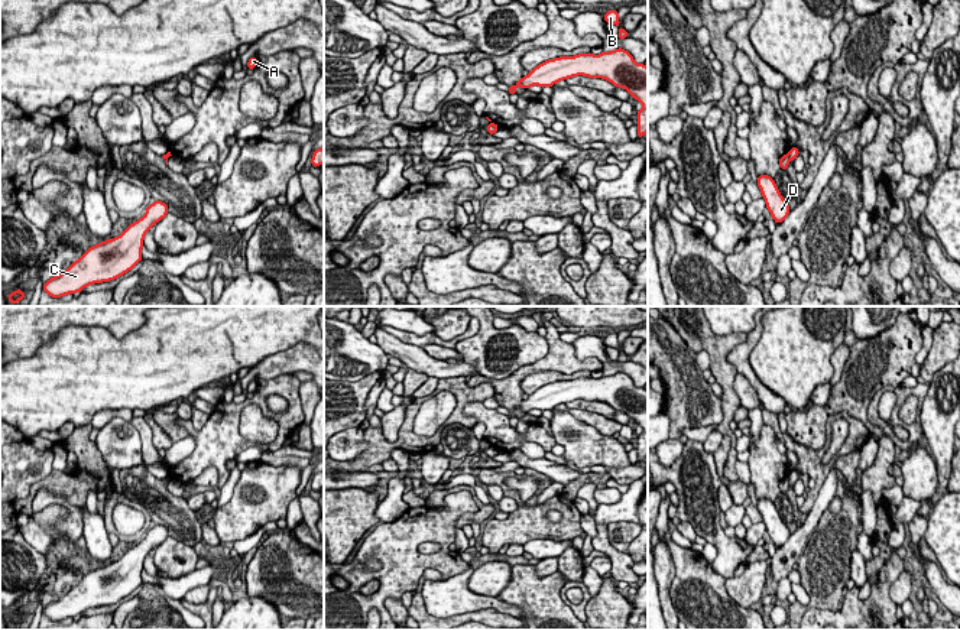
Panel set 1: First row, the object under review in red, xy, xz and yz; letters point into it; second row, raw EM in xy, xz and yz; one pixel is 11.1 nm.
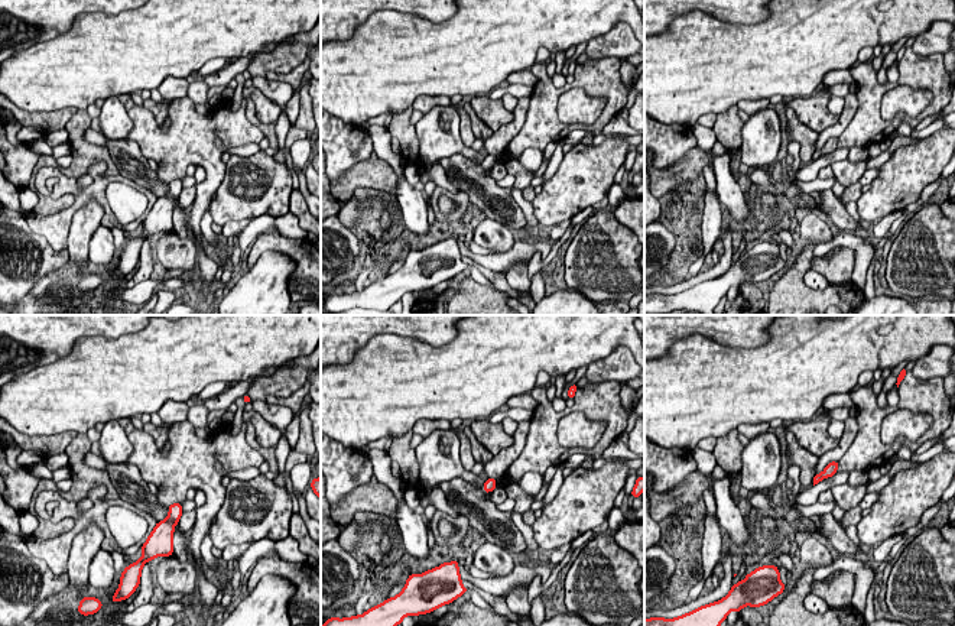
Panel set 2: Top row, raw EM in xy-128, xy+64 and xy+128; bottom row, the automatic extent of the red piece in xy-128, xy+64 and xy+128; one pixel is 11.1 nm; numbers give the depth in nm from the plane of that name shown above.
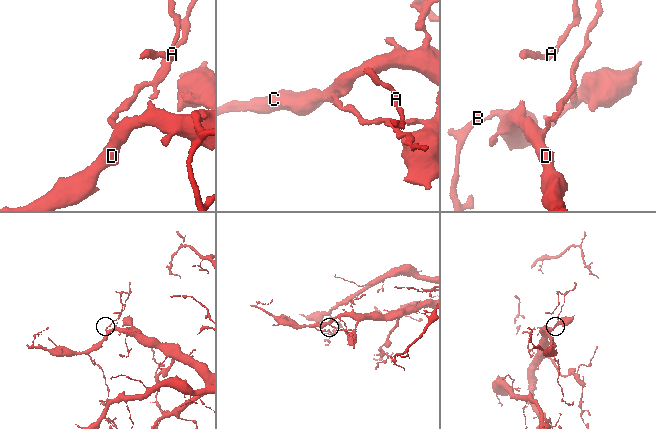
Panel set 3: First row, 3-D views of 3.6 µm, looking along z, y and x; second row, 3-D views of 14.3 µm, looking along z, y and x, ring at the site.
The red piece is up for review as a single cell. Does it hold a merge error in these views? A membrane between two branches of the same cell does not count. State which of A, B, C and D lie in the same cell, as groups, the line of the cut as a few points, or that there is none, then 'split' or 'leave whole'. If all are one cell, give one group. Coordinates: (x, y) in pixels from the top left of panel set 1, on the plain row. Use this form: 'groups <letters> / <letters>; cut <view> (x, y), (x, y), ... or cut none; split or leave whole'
groups A / B C D; cut yz (787, 479), (790, 481); split

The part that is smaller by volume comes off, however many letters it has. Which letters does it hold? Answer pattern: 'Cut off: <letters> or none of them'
Cut off: A

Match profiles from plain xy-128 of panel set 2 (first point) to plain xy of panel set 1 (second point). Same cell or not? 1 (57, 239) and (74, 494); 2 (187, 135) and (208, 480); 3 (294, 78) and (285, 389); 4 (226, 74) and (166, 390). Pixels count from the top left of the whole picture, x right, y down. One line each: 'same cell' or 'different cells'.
1: different cells
2: different cells
3: same cell
4: different cells

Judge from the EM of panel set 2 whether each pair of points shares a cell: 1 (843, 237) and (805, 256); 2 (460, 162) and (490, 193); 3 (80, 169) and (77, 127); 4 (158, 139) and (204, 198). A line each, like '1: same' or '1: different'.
1: different
2: same
3: same
4: same

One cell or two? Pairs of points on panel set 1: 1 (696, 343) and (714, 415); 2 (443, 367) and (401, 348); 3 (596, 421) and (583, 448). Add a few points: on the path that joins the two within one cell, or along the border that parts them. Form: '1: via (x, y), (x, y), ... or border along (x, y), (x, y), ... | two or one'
1: border along (673, 327), (696, 353) | two
2: via (433, 367), (411, 356) | one
3: border along (563, 409), (593, 425), (602, 434), (612, 437) | two

